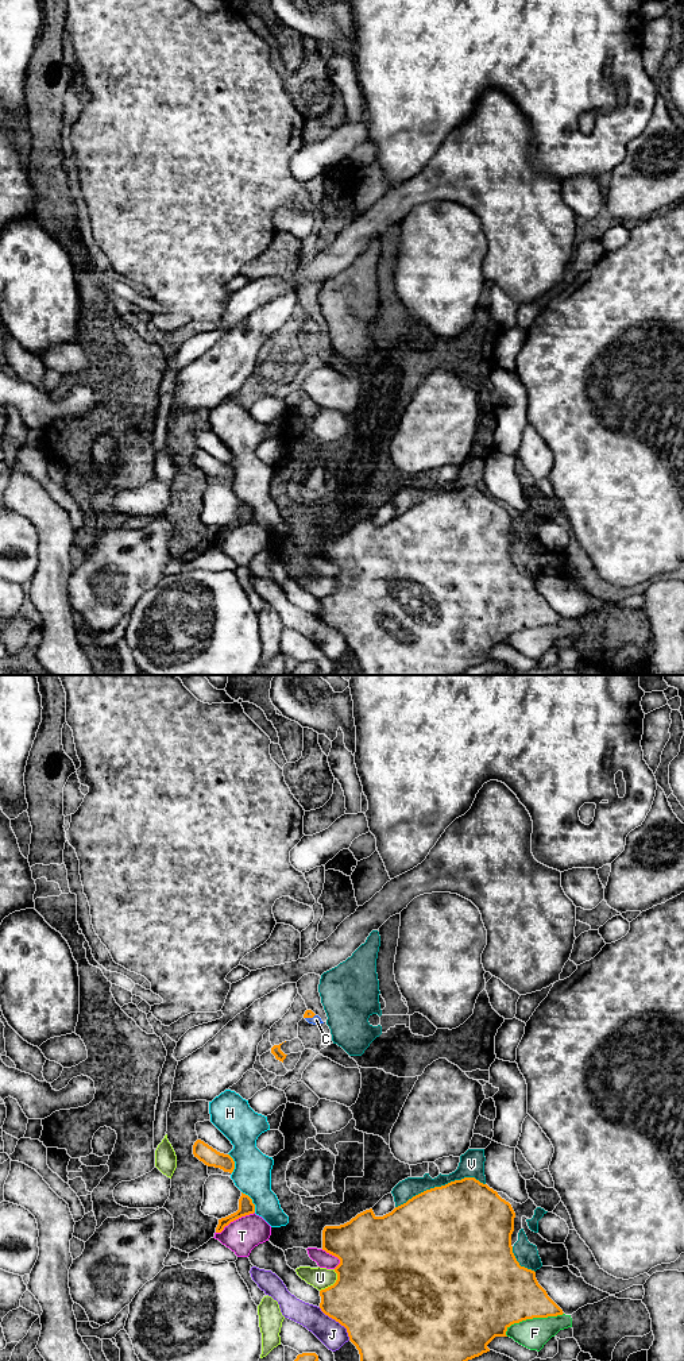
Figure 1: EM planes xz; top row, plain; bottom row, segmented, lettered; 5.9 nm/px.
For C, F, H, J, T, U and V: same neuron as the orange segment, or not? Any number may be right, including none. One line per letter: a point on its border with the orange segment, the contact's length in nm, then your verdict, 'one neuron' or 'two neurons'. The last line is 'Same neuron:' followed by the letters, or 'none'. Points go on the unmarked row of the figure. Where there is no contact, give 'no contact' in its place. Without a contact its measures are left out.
C: meets orange in xz at (309, 326); contact 70 nm long; one neuron
F: meets orange in xz at (532, 627); contact 380 nm long; two neurons
H: meets orange in xz at (251, 509); contact 150 nm long; two neurons
J: meets orange in xz at (337, 629); contact 280 nm long; two neurons
T: meets orange in xz at (235, 528); contact 260 nm long; two neurons
U: meets orange in xz at (335, 592); contact 160 nm long; two neurons
V: meets orange in xz at (441, 494); contact 550 nm long; two neurons
Same neuron: C

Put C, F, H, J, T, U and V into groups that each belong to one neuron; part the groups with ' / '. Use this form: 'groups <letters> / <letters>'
groups C / F / H / J / T / U / V

